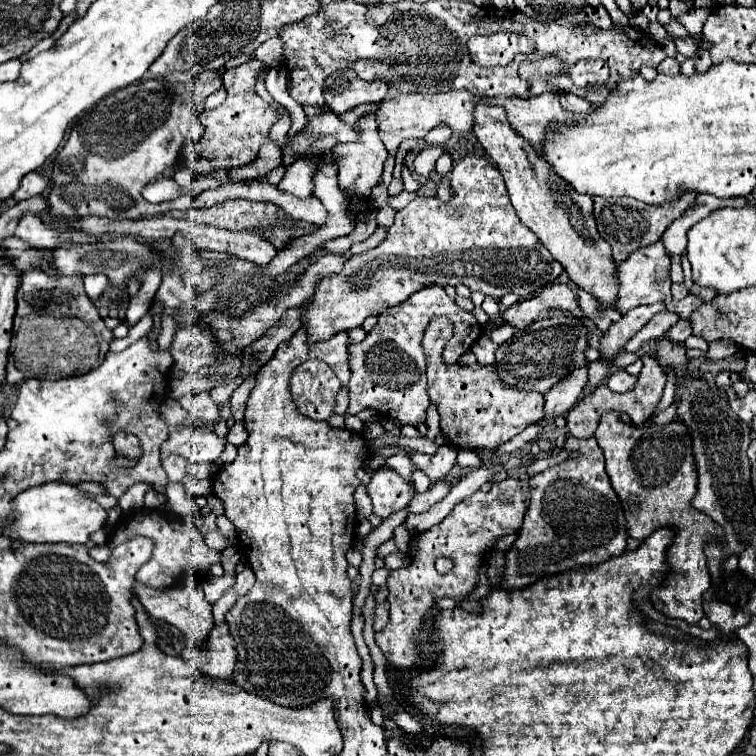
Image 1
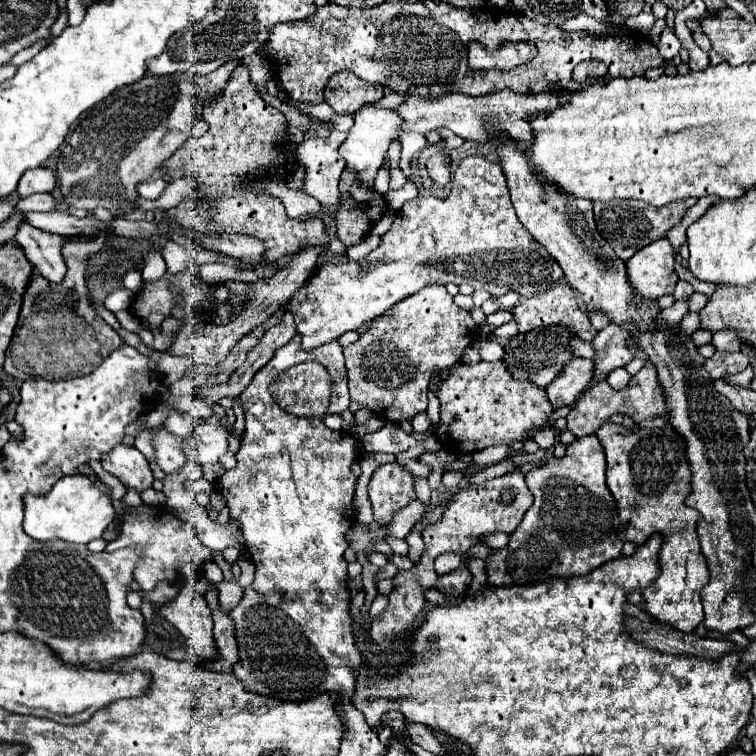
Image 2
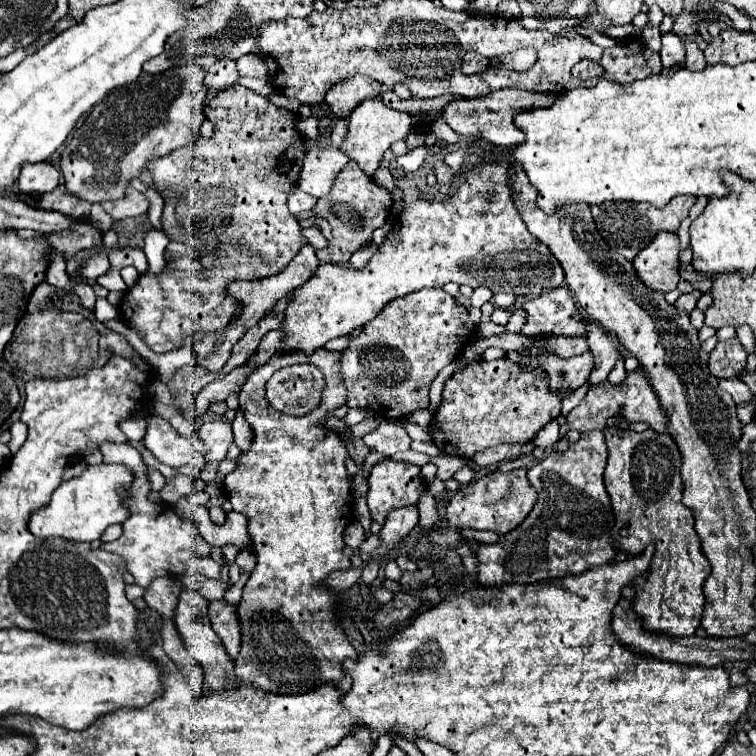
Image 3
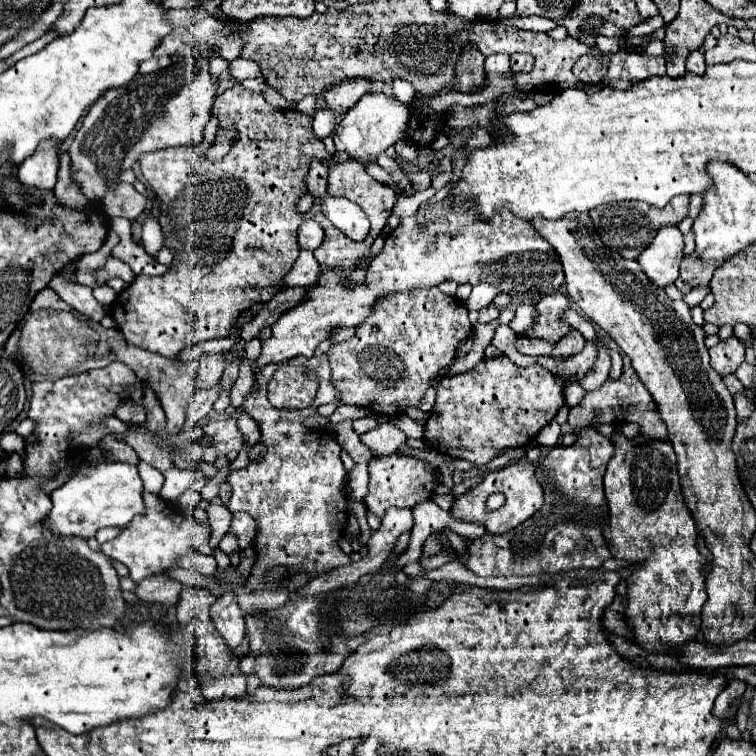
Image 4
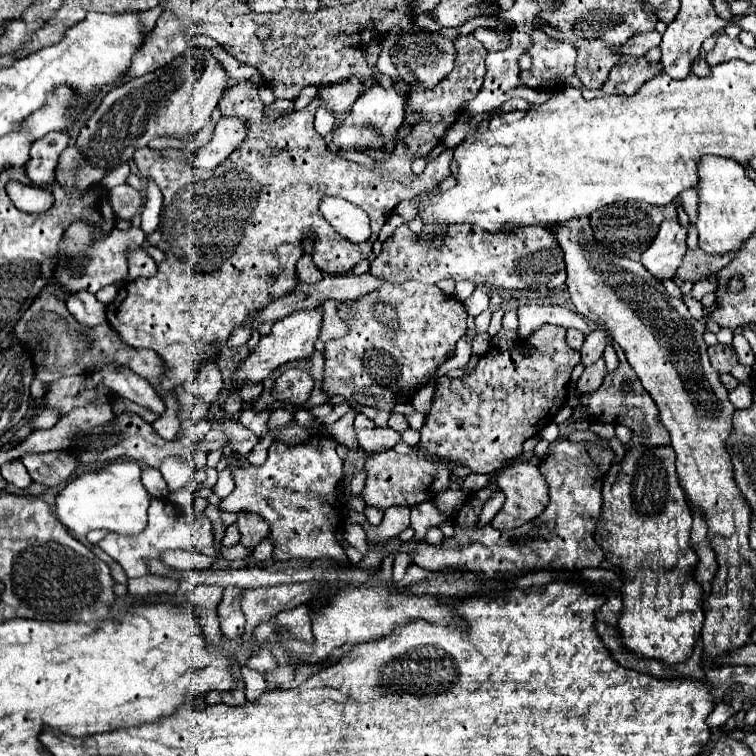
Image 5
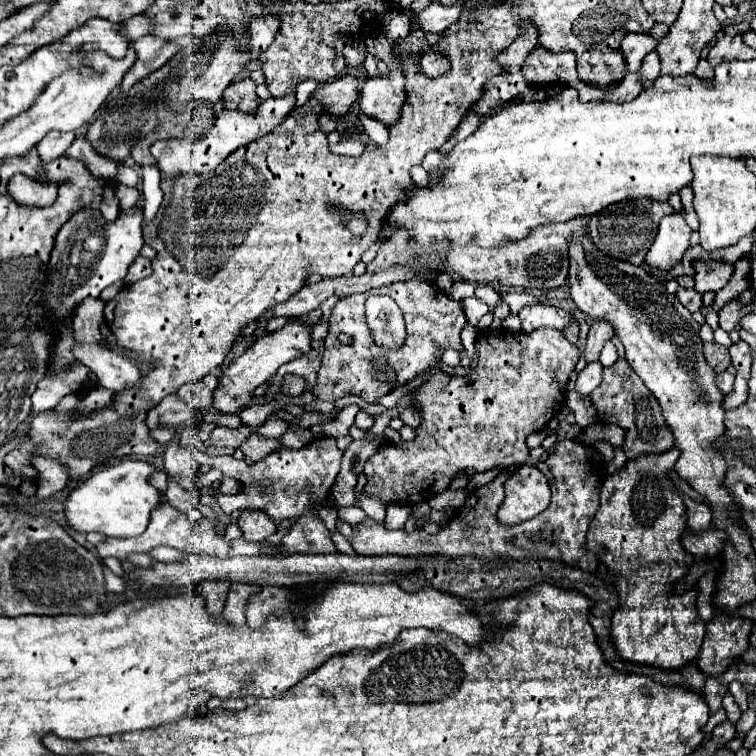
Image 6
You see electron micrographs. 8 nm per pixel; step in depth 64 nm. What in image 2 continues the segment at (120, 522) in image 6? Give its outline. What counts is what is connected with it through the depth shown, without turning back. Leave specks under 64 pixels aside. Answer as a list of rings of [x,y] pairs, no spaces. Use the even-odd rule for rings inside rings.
[[[64,476],[60,478],[50,492],[34,496],[24,496],[24,532],[38,540],[66,540],[72,544],[88,544],[94,538],[100,538],[106,526],[114,520],[114,506],[110,496],[92,486],[92,478],[86,476]]]

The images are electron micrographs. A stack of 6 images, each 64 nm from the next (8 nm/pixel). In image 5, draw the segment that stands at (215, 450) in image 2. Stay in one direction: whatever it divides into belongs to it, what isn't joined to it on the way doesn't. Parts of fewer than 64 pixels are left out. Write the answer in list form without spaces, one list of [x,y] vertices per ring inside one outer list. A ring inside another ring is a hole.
[[[226,420],[220,424],[224,434],[226,434],[226,444],[230,446],[230,450],[234,450],[236,454],[246,456],[258,442],[258,436],[250,430],[246,430],[240,422],[236,420]]]

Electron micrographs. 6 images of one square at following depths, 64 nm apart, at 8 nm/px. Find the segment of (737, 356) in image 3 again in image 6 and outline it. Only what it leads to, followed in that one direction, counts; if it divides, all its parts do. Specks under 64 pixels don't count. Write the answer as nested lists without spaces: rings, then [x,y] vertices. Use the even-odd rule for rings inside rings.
[[[704,342],[704,356],[716,372],[724,372],[732,364],[728,348],[724,348],[722,344],[716,344],[716,342]]]

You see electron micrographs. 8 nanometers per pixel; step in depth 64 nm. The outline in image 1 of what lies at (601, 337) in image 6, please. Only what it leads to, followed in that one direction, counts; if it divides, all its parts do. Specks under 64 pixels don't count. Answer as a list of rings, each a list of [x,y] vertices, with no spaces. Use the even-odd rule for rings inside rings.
[[[580,368],[572,372],[572,378],[568,378],[568,382],[560,382],[560,386],[548,390],[548,394],[544,394],[544,418],[556,418],[570,412],[578,402],[586,380],[586,368]]]

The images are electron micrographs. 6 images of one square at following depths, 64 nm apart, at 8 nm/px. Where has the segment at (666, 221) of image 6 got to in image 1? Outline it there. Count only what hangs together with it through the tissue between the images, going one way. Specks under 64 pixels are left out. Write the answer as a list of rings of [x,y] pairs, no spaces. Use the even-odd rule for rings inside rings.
[[[660,242],[648,246],[648,248],[640,248],[634,254],[630,254],[626,260],[616,264],[616,280],[618,280],[618,298],[616,302],[604,304],[600,306],[600,312],[612,308],[618,310],[620,314],[626,314],[628,310],[642,306],[642,304],[654,304],[654,302],[665,302],[666,308],[670,311],[676,312],[680,319],[688,319],[692,312],[699,308],[703,300],[698,297],[689,297],[689,301],[677,301],[671,296],[671,282],[668,280],[668,270],[670,270],[670,256],[666,254],[664,246]]]

